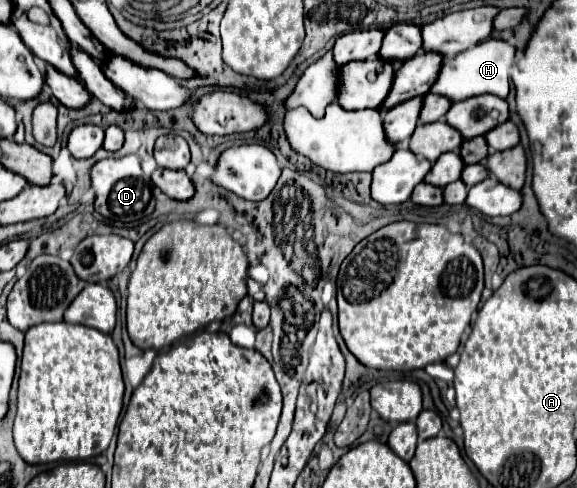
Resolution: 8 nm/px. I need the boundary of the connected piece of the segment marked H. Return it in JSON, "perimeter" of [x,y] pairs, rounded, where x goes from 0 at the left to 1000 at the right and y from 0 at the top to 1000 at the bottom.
{"perimeter":[[[846,80],[828,88],[818,100],[808,100],[794,109],[787,121],[769,121],[759,162],[749,174],[749,191],[756,195],[773,195],[783,211],[787,207],[804,207],[811,199],[853,191],[863,199],[877,199],[884,186],[884,133],[891,125],[891,96],[877,84],[863,80]]]}

